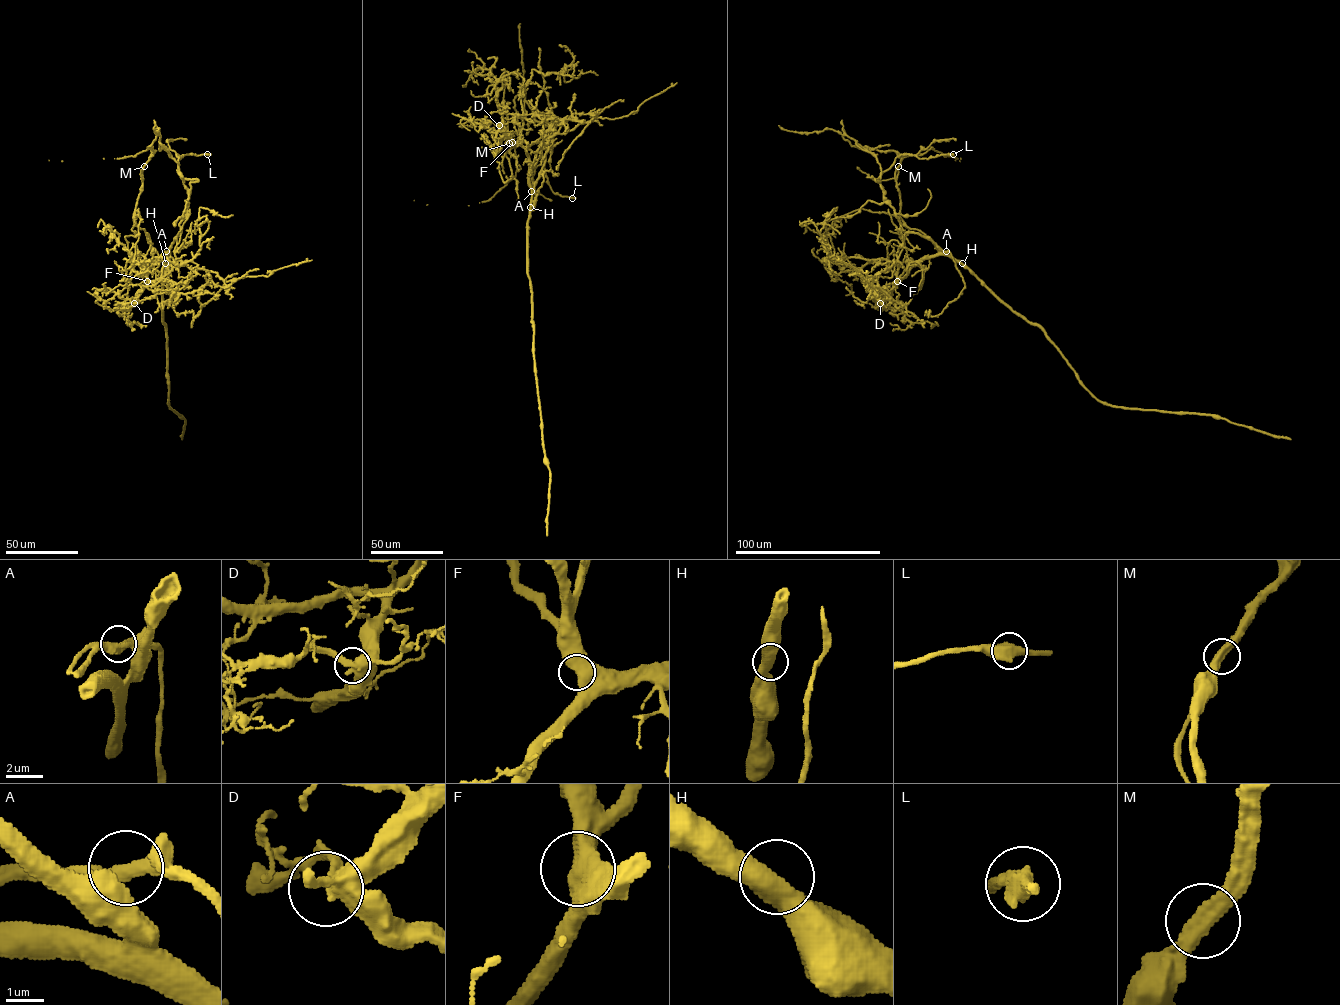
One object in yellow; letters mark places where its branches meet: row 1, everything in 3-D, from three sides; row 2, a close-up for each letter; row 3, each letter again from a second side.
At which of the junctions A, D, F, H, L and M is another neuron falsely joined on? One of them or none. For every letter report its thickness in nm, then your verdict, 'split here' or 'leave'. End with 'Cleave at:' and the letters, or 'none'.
A: 360 nm | leave
D: 420 nm | leave
F: 600 nm | leave
H: 550 nm | leave
L: 550 nm | leave
M: 440 nm | leave
Cleave at: none

